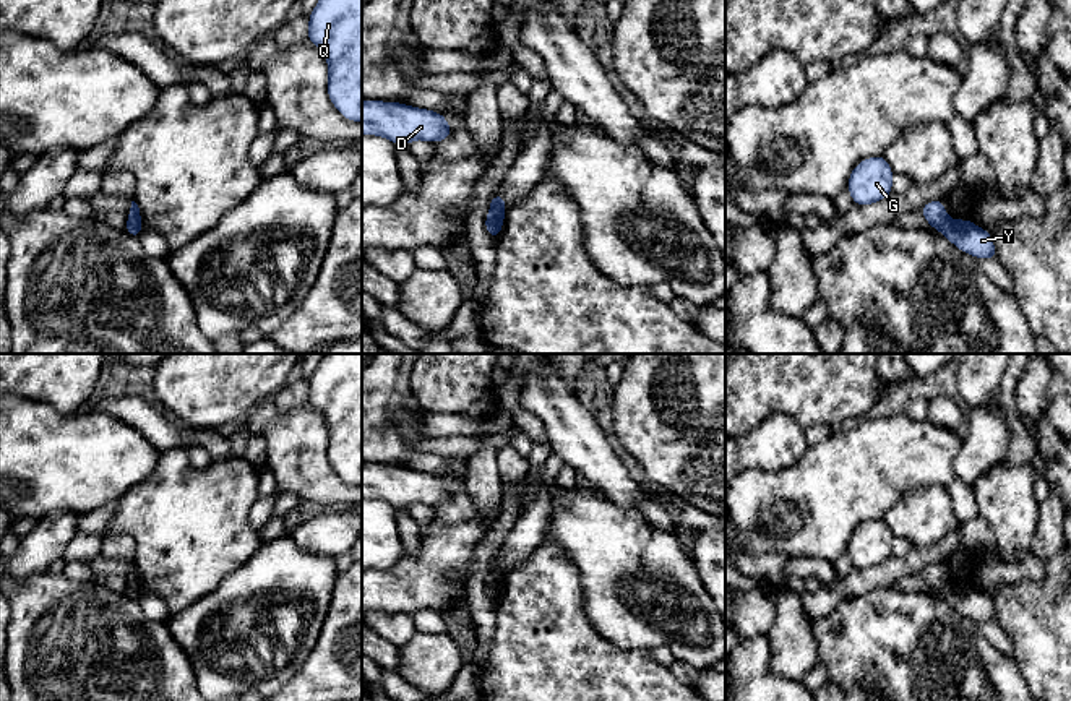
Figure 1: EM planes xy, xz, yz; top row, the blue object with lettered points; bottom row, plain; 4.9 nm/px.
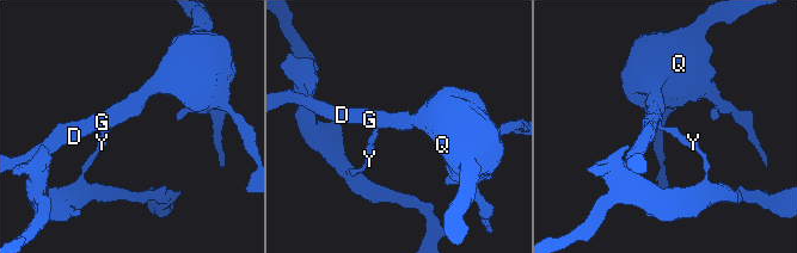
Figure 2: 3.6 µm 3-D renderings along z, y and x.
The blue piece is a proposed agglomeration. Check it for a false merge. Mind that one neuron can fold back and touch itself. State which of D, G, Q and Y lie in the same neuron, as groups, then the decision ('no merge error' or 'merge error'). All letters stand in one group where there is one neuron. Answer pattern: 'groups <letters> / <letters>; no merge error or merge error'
groups D G Q / Y; merge error

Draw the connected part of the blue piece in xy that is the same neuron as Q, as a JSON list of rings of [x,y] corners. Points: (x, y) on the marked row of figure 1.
[[[318,0],[307,41],[325,52],[329,101],[346,120],[362,123],[362,0]]]

